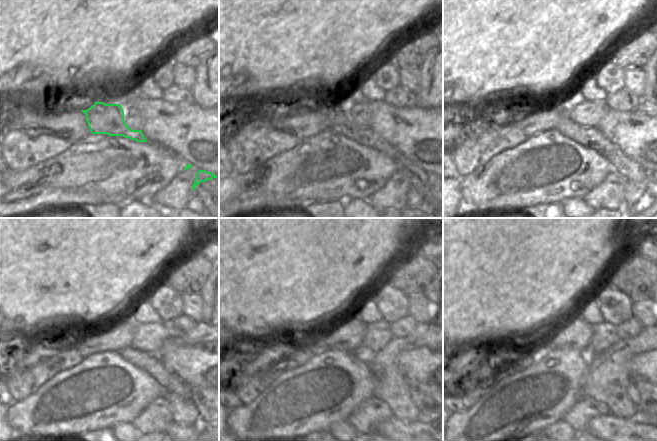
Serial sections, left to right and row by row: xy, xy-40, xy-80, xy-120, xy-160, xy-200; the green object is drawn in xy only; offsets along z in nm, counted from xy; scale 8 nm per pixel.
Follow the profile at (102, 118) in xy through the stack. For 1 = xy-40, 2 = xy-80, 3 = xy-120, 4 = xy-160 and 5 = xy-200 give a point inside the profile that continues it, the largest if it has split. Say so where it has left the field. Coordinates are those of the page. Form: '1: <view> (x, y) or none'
1: xy-40 (338, 121)
2: xy-80 (589, 137)
3: xy-120 (150, 363)
4: xy-160 (422, 410)
5: xy-200 (646, 412)

